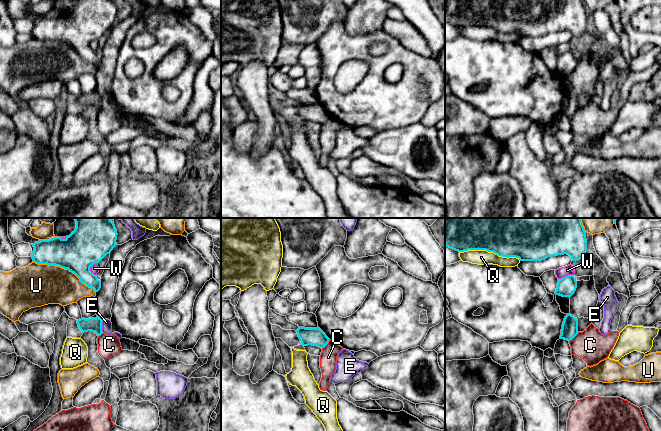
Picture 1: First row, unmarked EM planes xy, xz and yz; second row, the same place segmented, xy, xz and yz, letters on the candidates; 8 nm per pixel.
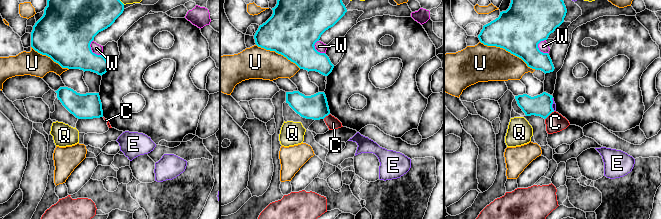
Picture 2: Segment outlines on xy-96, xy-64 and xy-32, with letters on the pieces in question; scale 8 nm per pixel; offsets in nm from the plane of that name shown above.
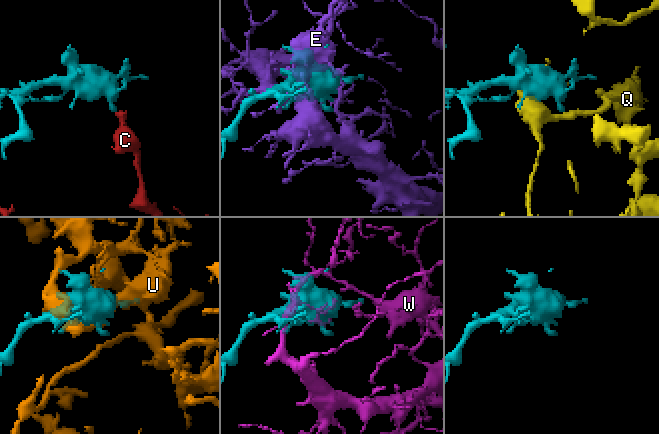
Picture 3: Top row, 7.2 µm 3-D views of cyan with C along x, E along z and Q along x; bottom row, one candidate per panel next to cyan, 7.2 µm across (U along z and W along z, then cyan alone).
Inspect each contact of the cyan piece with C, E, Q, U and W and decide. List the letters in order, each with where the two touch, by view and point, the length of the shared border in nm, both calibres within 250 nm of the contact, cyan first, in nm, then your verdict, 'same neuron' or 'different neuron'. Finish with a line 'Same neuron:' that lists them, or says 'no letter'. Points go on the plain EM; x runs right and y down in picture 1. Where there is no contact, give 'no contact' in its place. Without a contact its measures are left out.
C: meets cyan in xz at (326, 120); contact 100 nm long; 140 nm thick on the cyan side, 140 nm on the other; different neuron
E: meets cyan in xy at (101, 102); contact 110 nm long; 110 nm thick on the cyan side, 80 nm on the other; different neuron
Q: meets cyan in yz at (490, 27); contact 500 nm long; 280 nm thick on the cyan side, 130 nm on the other; different neuron
U: meets cyan in xy at (65, 44); contact 550 nm long; 320 nm thick on the cyan side, 340 nm on the other; different neuron
W: meets cyan in xy at (89, 44); contact 110 nm long; 320 nm thick on the cyan side, 70 nm on the other; different neuron
Same neuron: no letter

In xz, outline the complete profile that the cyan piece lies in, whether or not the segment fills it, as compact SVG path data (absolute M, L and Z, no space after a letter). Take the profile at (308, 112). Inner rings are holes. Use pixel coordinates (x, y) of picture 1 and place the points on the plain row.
M299 103L296 106L296 108L301 117L301 121L303 122L312 121L322 125L329 118L329 114L319 103L317 104Z

